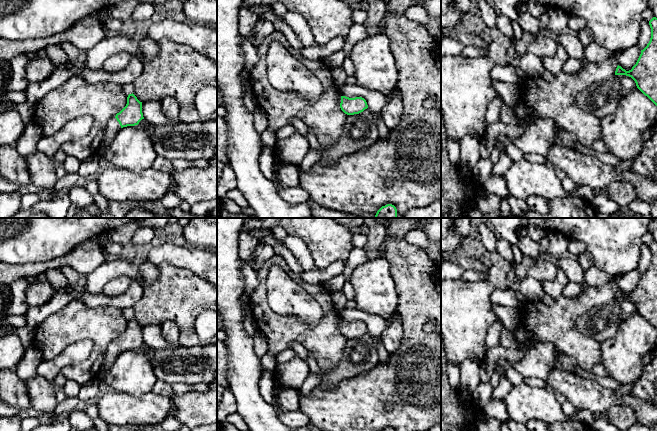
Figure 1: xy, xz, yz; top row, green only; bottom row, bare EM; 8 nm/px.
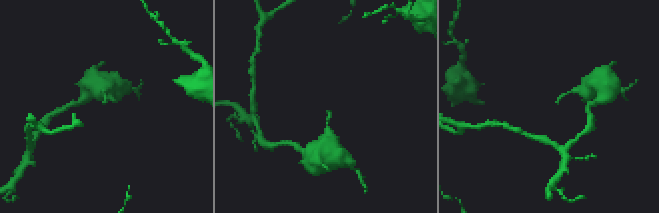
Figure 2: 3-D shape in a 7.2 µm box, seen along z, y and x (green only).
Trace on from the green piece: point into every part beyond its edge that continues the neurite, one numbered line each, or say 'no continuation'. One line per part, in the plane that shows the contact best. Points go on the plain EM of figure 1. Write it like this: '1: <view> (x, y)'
1: xy (113, 350)

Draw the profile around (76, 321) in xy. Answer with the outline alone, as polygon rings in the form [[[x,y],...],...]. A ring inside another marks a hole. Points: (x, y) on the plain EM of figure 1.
[[[75,299],[39,324],[34,330],[33,345],[41,351],[45,361],[50,361],[68,345],[91,340],[94,344],[92,354],[83,362],[61,370],[67,380],[84,385],[100,376],[105,352],[126,330],[128,319],[117,307],[91,308]]]

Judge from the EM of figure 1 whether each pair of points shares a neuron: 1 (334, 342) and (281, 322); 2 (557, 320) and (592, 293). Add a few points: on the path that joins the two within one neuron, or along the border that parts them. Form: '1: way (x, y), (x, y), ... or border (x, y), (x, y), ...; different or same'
1: way (321, 340), (294, 330); same
2: way (566, 311), (579, 306), (583, 302); same

